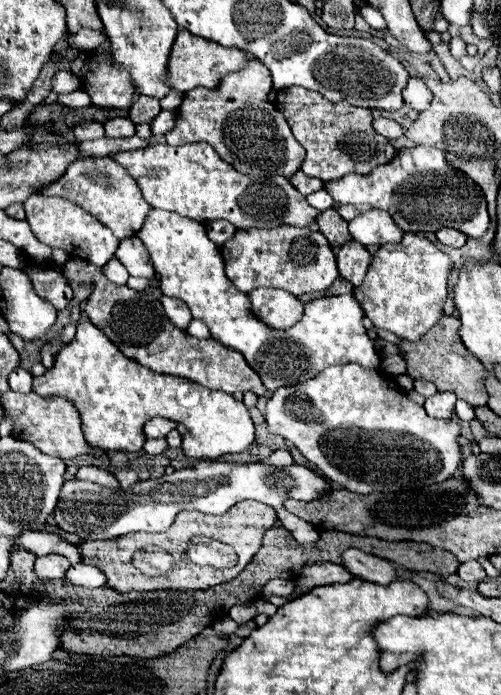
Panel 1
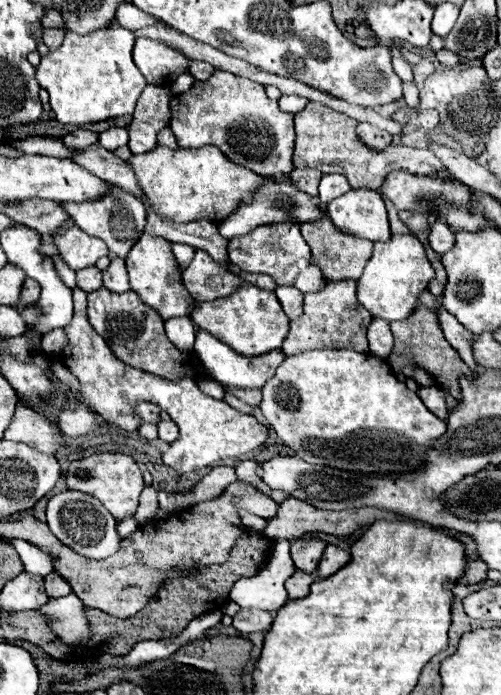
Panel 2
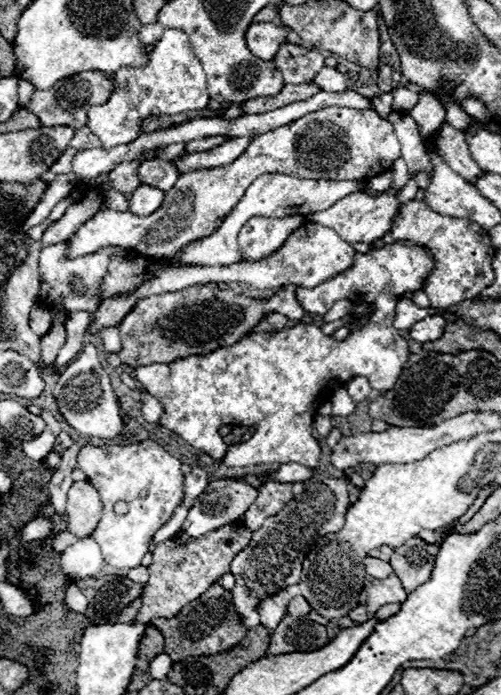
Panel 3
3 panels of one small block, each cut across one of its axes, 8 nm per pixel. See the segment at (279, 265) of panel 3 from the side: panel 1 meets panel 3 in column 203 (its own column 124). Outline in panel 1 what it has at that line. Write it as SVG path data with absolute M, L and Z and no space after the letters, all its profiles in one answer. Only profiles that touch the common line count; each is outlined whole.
M112 258L104 268L102 268L102 274L110 280L110 282L114 282L114 284L118 284L118 286L124 286L126 282L128 282L128 272L126 272L126 268L116 260L116 258Z

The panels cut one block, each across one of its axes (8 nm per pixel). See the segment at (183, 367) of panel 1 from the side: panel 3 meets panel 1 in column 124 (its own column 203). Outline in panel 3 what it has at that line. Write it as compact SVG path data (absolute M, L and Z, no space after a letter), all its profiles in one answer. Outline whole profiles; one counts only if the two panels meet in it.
M192 286L180 292L150 296L142 300L118 326L122 336L120 358L134 370L148 364L168 364L178 358L208 354L240 342L266 316L264 312L278 312L290 320L300 320L304 310L296 302L294 290L296 288L284 288L268 300L238 296L232 290L208 286Z

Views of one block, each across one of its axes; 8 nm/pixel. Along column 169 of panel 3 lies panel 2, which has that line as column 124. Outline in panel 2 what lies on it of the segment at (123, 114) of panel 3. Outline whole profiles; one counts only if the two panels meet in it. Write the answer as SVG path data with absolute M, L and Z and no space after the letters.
M118 24L96 30L90 36L66 32L58 50L50 50L36 66L40 88L48 90L50 106L62 124L92 124L132 114L146 80L132 62L134 34Z

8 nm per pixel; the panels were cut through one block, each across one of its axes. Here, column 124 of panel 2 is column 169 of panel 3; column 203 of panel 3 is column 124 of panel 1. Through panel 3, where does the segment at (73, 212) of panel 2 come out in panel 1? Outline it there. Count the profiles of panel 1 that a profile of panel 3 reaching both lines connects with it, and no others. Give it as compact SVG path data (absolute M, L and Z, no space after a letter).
M112 158L76 160L68 166L64 176L60 176L60 180L42 186L38 194L70 200L72 204L84 208L88 214L100 220L100 224L110 228L116 238L134 236L142 228L146 214L152 210L150 204L142 198L142 192L132 176L128 176L128 172L124 172L124 168L120 168L120 164L116 164Z

